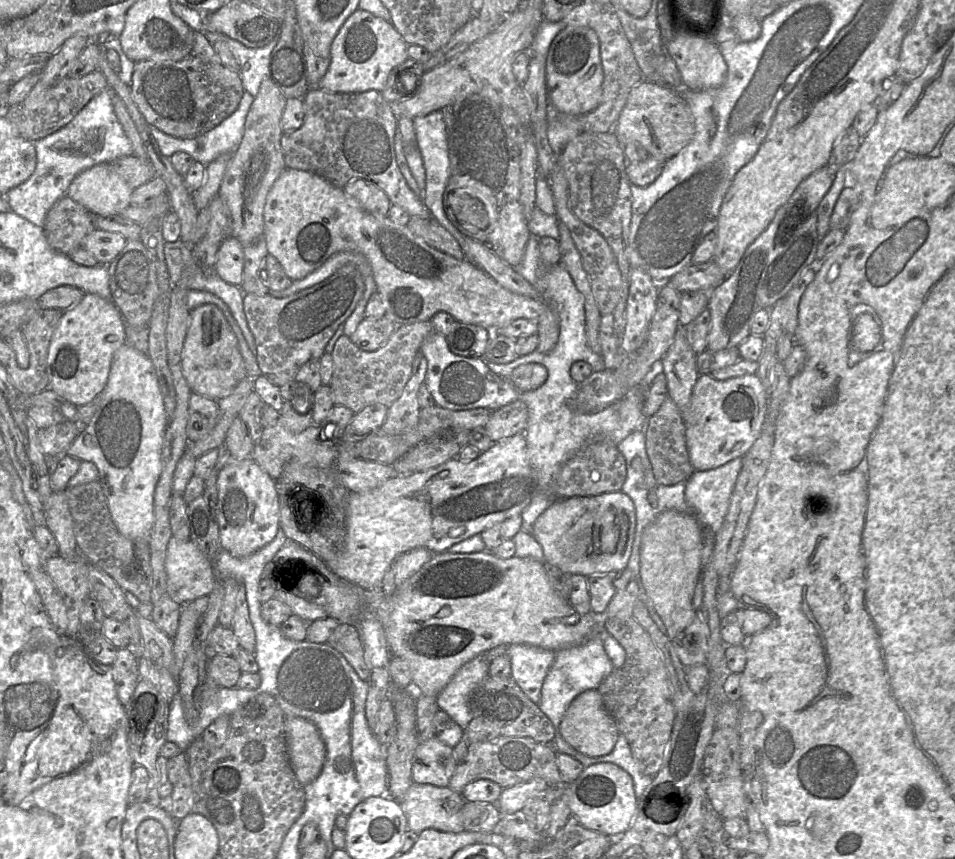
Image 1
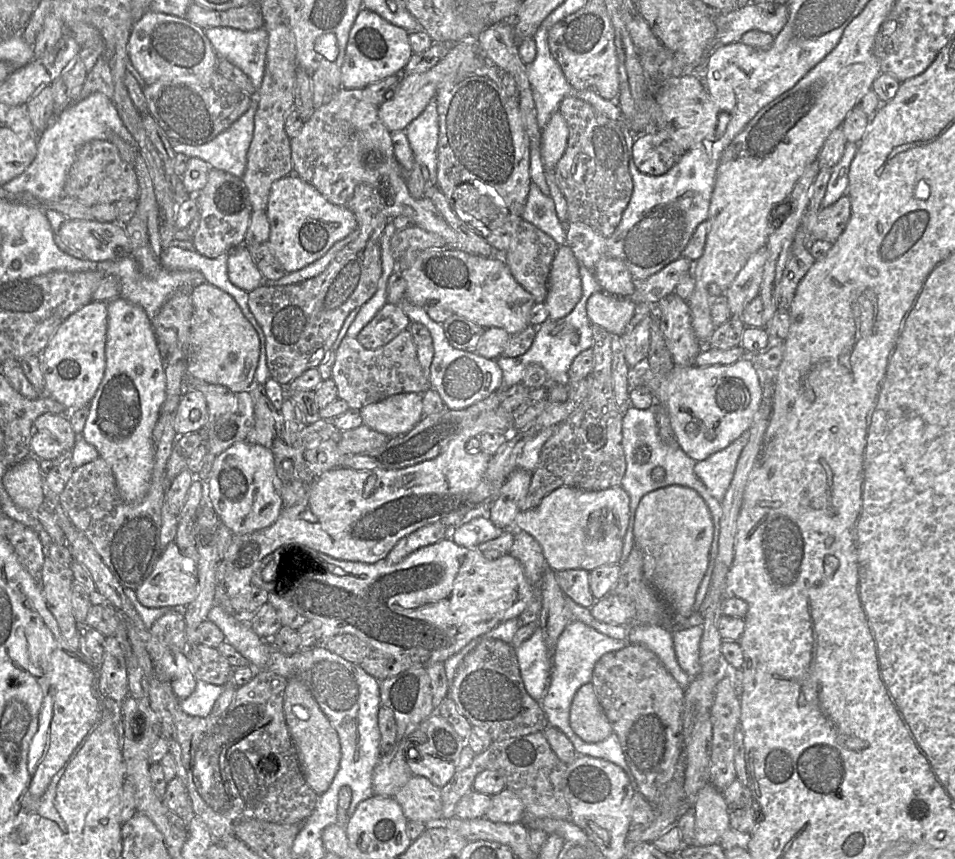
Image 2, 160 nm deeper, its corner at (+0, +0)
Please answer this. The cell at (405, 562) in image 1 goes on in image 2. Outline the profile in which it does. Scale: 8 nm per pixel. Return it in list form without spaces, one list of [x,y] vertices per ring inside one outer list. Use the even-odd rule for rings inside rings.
[[[440,522],[423,526],[401,538],[386,557],[387,562],[397,564],[414,551],[445,539],[446,526]]]

